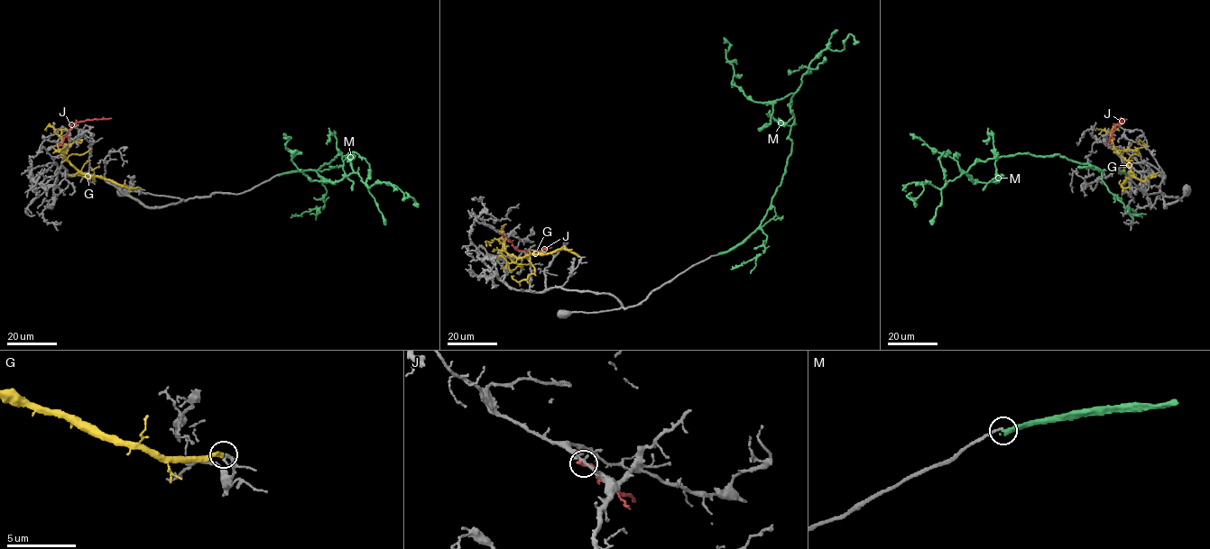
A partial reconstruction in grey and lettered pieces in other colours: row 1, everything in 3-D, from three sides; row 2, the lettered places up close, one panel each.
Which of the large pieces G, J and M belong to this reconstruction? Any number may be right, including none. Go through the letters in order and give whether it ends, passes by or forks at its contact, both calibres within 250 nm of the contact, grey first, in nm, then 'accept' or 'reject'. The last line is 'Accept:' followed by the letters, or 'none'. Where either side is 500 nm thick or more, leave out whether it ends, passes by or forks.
G: it ends; calibres 180 and 320 nm; reject
J: it ends; calibres 240 and 280 nm; reject
M: it ends; calibres 140 and 440 nm; reject
Accept: none

